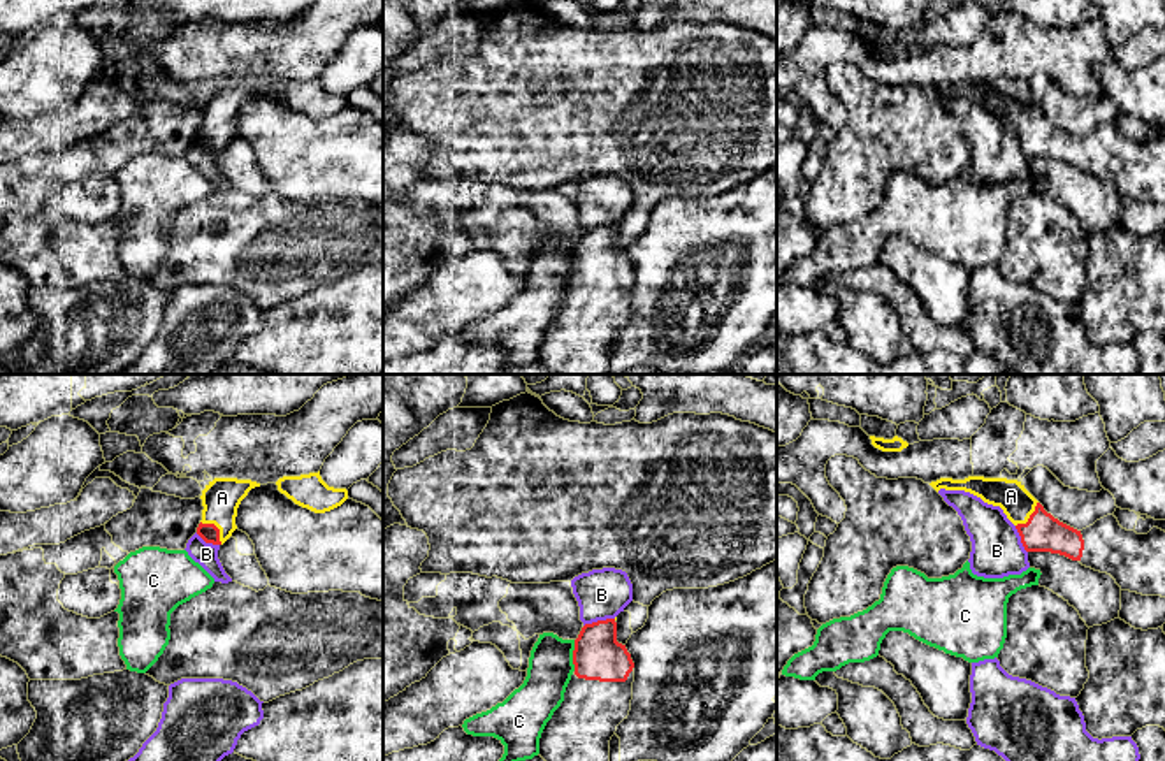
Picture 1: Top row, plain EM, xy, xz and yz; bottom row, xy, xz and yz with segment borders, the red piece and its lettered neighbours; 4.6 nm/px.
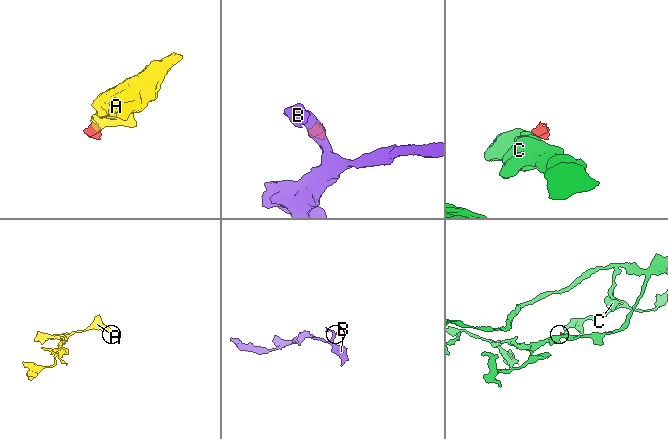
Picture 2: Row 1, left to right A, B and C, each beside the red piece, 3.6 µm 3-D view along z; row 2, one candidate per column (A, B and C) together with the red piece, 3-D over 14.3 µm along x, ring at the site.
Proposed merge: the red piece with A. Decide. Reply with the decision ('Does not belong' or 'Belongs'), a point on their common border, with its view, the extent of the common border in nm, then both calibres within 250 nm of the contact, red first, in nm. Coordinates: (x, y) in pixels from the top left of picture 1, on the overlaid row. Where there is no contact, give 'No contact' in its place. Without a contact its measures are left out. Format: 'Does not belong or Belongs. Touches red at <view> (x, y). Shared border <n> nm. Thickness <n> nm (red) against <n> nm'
Belongs. Touches red at xy (217, 528). Shared border 150 nm. Thickness 90 nm (red) against 170 nm

